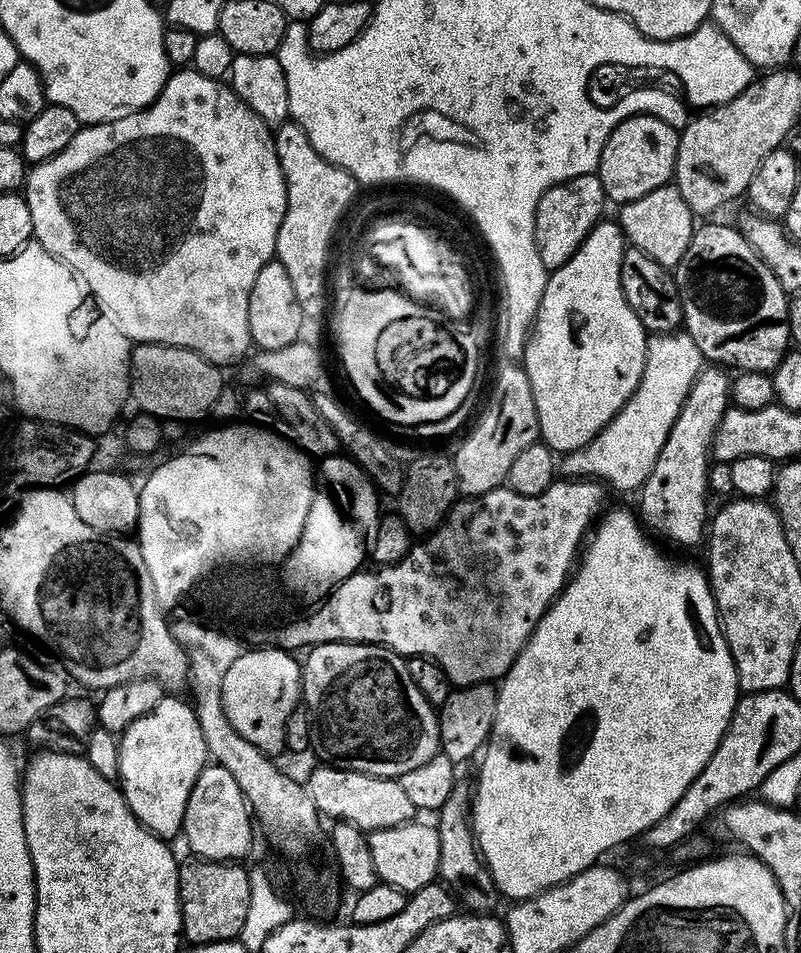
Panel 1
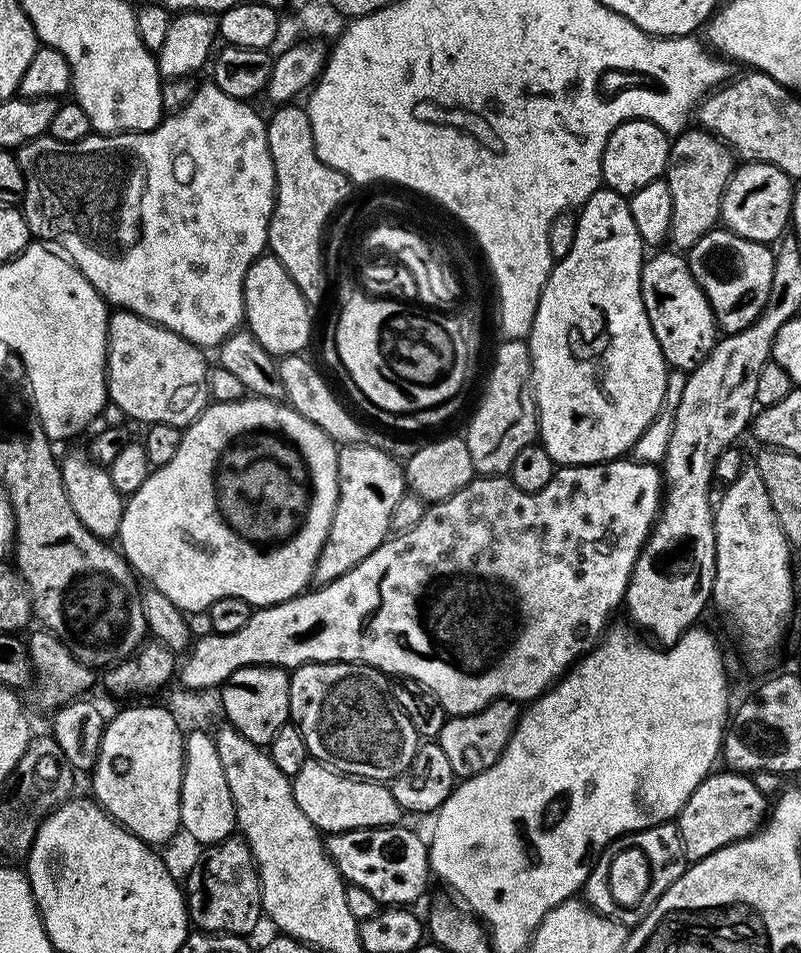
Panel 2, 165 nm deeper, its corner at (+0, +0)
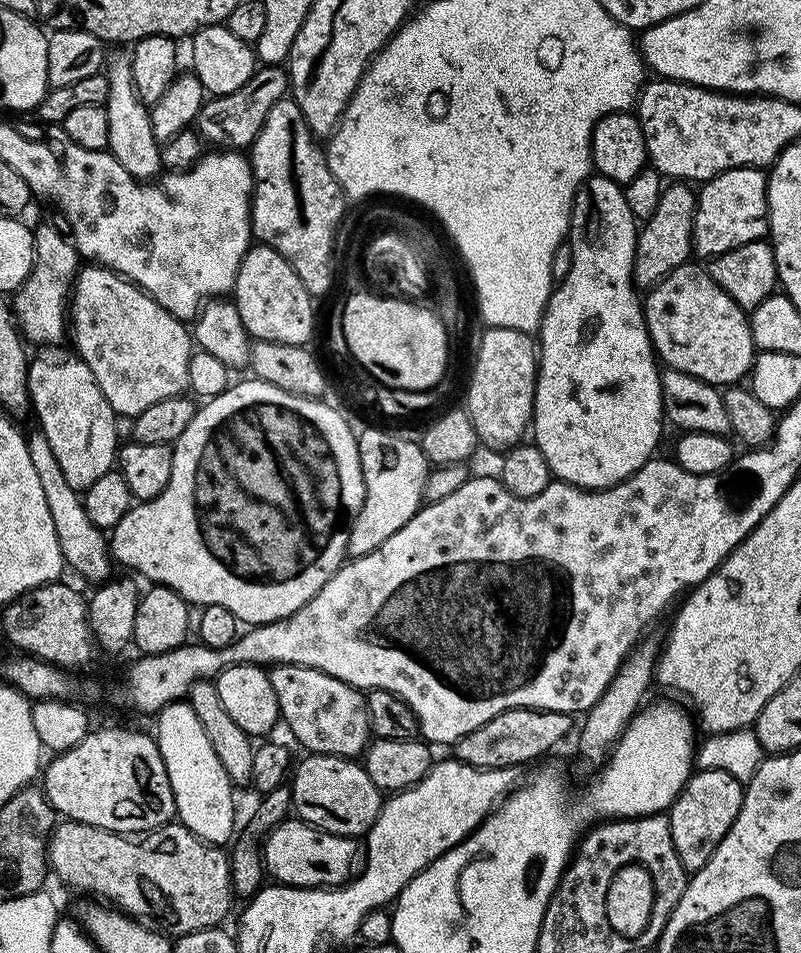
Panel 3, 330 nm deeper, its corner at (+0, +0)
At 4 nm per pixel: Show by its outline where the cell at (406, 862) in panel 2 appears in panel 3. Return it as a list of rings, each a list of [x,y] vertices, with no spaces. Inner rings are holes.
[[[285,818],[264,837],[262,859],[265,873],[275,883],[287,884],[293,888],[335,888],[353,875],[352,863],[355,860],[357,863],[358,860],[358,844],[353,837],[330,834],[299,818]]]

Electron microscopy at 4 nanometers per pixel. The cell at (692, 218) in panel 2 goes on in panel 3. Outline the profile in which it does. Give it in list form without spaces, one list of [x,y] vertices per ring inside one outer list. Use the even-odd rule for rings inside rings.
[[[672,182],[665,187],[658,202],[658,210],[643,221],[642,227],[636,233],[636,253],[632,267],[632,283],[637,289],[647,290],[656,285],[670,270],[678,270],[678,266],[689,263],[693,255],[692,227],[696,213],[697,193],[692,192],[687,183]]]

